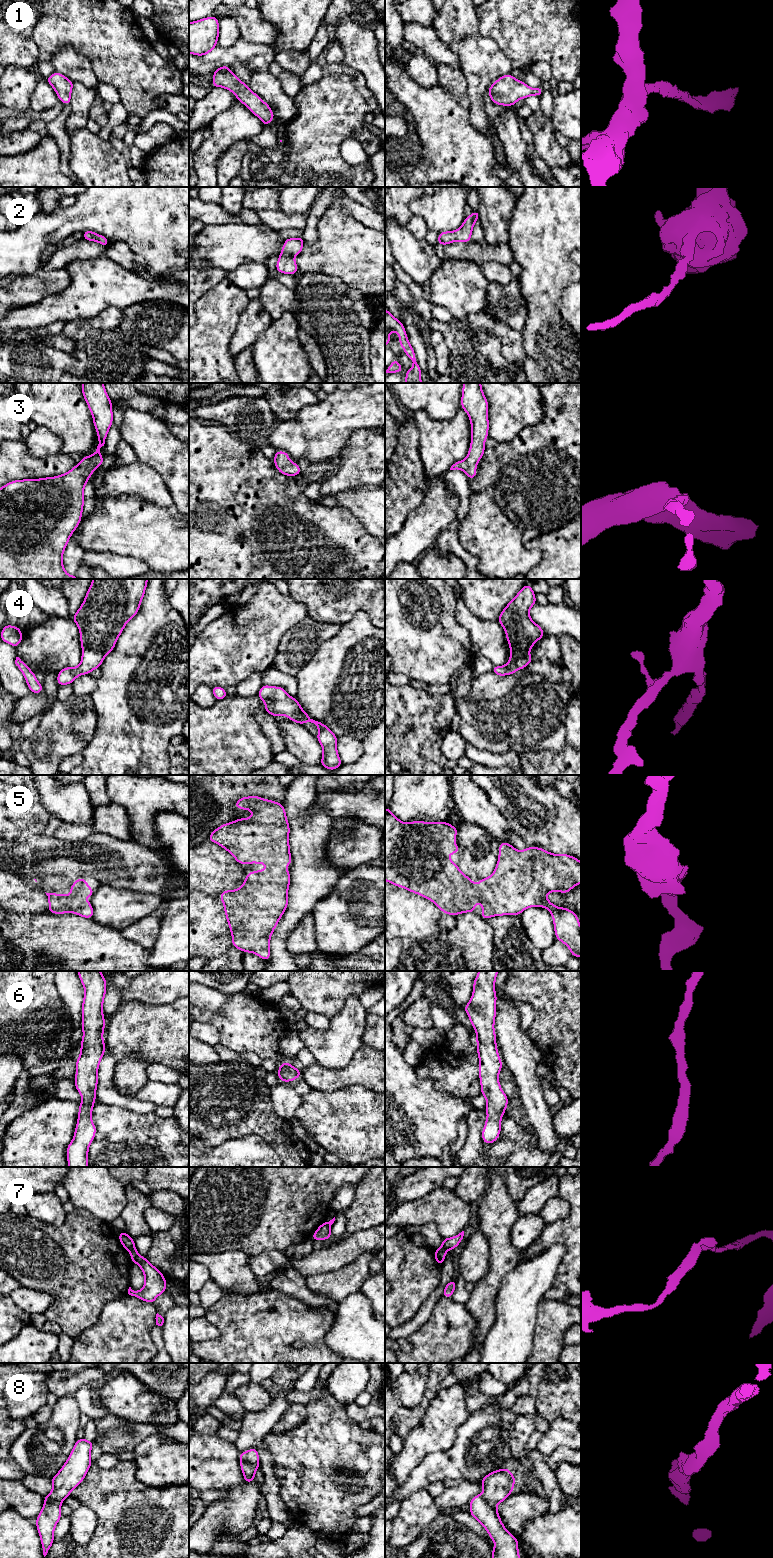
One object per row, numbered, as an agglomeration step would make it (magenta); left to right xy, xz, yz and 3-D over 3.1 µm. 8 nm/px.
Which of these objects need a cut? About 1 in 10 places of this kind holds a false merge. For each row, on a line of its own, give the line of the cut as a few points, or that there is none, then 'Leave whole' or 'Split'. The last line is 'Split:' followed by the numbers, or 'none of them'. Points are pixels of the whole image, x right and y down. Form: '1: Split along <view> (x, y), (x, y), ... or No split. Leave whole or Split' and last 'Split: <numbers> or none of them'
1: No split. Leave whole
2: No split. Leave whole
3: No split. Leave whole
4: No split. Leave whole
5: No split. Leave whole
6: No split. Leave whole
7: Split along xy (134, 1246), (129, 1251). Split
8: No split. Leave whole
Split: 7

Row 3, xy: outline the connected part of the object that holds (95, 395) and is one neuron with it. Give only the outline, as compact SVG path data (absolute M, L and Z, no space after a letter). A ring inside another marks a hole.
M82 383L81 389L97 431L97 449L93 455L83 457L65 474L40 479L14 480L0 488L0 579L79 579L64 570L62 557L70 536L81 522L85 500L83 491L93 471L104 461L104 457L100 455L100 448L104 446L113 422L112 402L104 384Z

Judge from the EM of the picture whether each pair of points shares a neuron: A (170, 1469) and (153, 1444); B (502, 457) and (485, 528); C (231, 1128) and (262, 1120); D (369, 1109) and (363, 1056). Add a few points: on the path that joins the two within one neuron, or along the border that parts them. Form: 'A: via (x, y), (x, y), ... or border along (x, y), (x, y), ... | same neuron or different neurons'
A: via (164, 1463), (153, 1450) | same neuron
B: border along (492, 486), (487, 486), (479, 491) | different neurons
C: via (239, 1120), (254, 1120) | same neuron
D: border along (344, 1087), (359, 1085), (365, 1086), (374, 1092) | different neurons

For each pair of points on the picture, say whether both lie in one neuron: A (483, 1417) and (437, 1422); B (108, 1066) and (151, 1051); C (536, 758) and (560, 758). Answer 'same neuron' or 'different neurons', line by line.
A: different neurons
B: different neurons
C: same neuron

